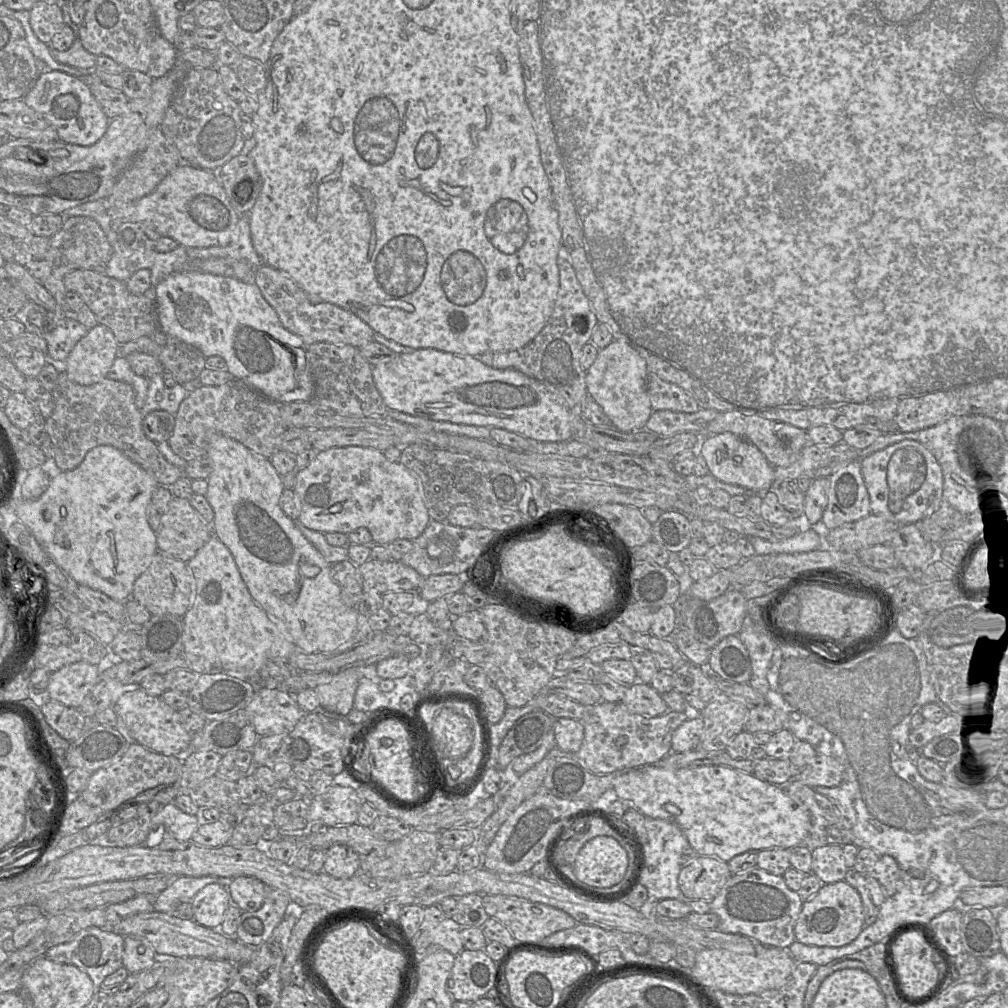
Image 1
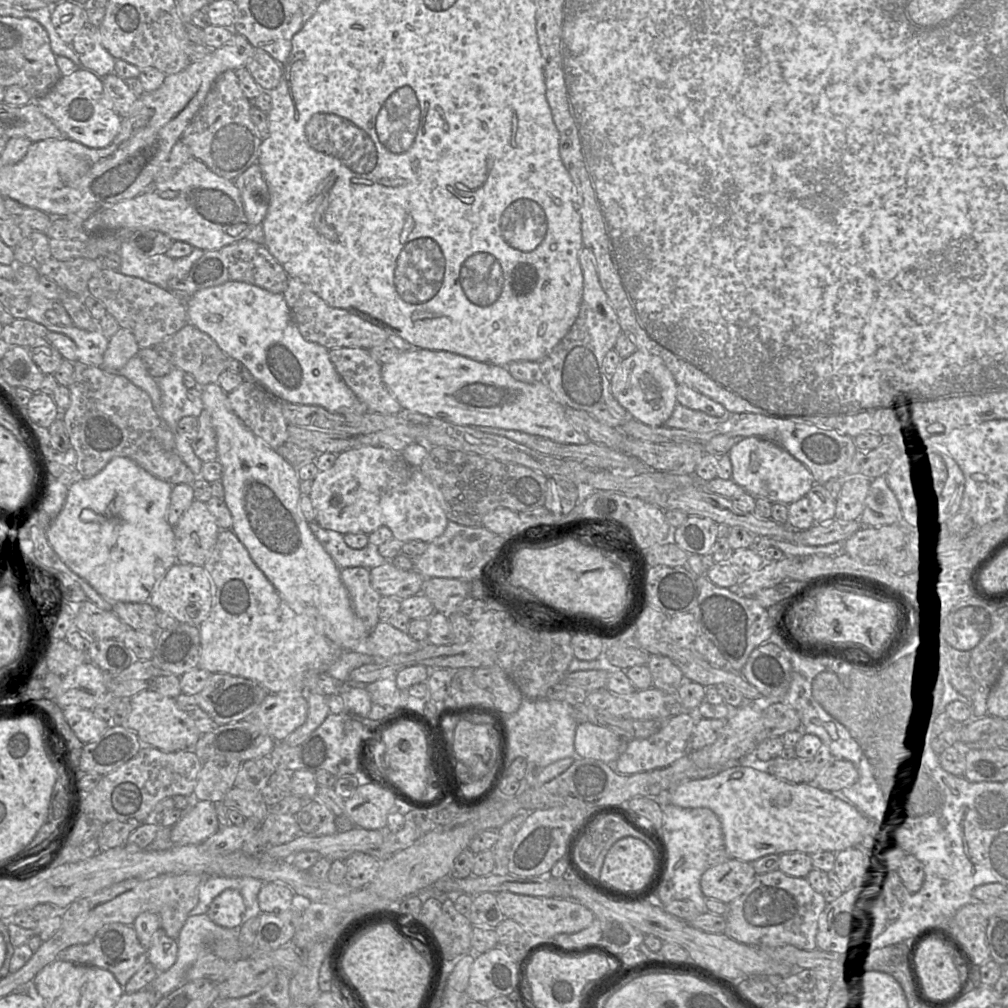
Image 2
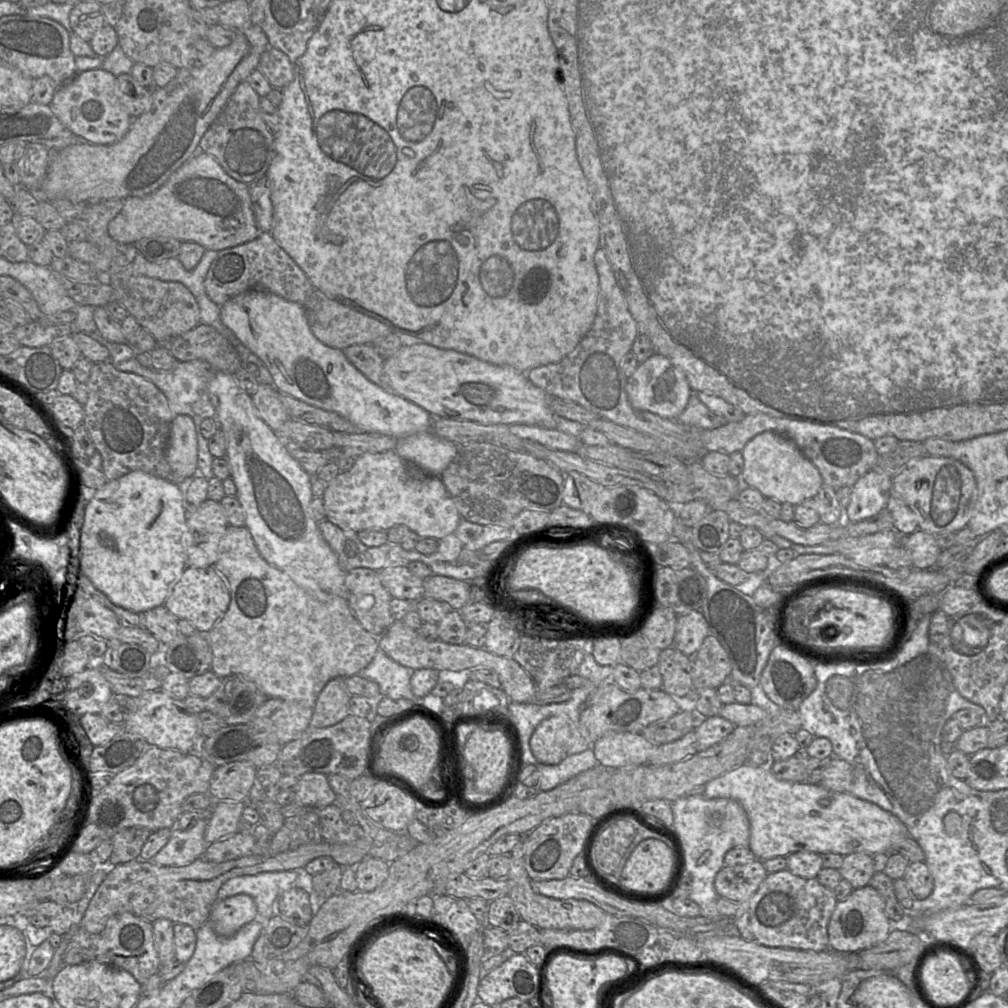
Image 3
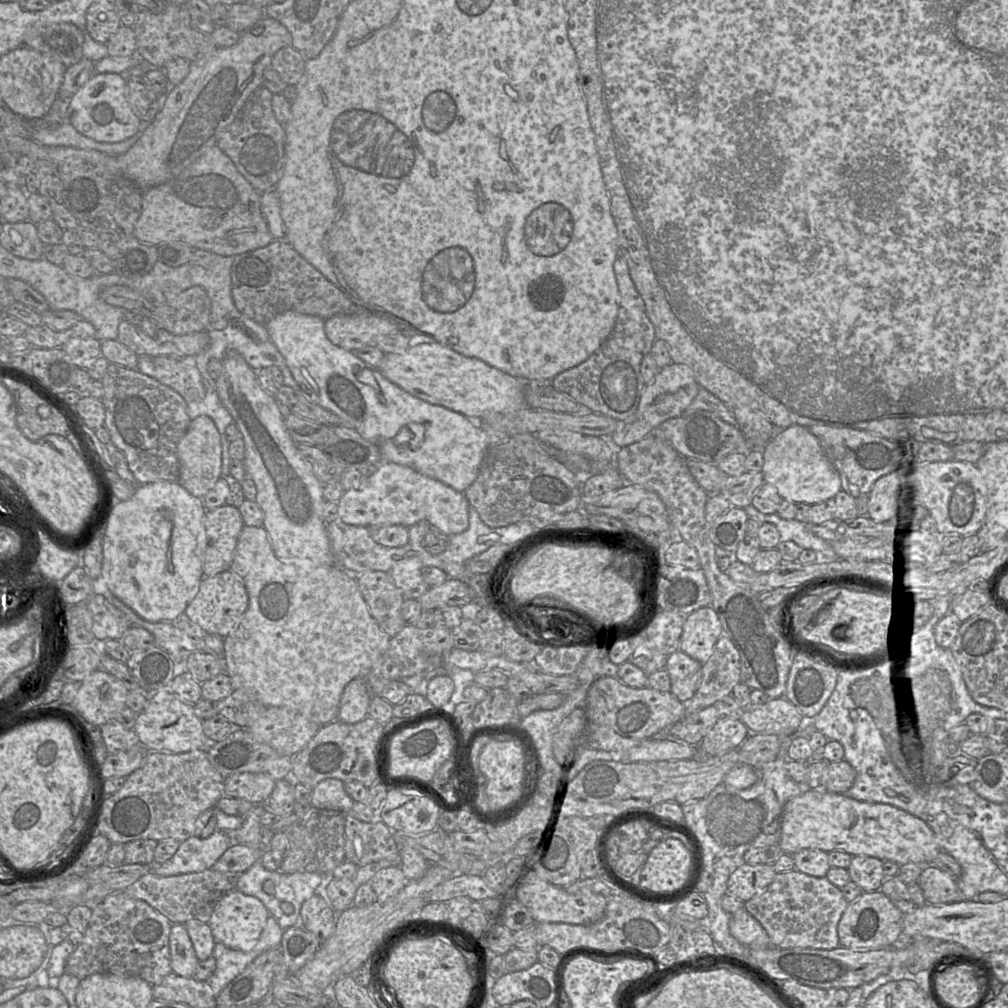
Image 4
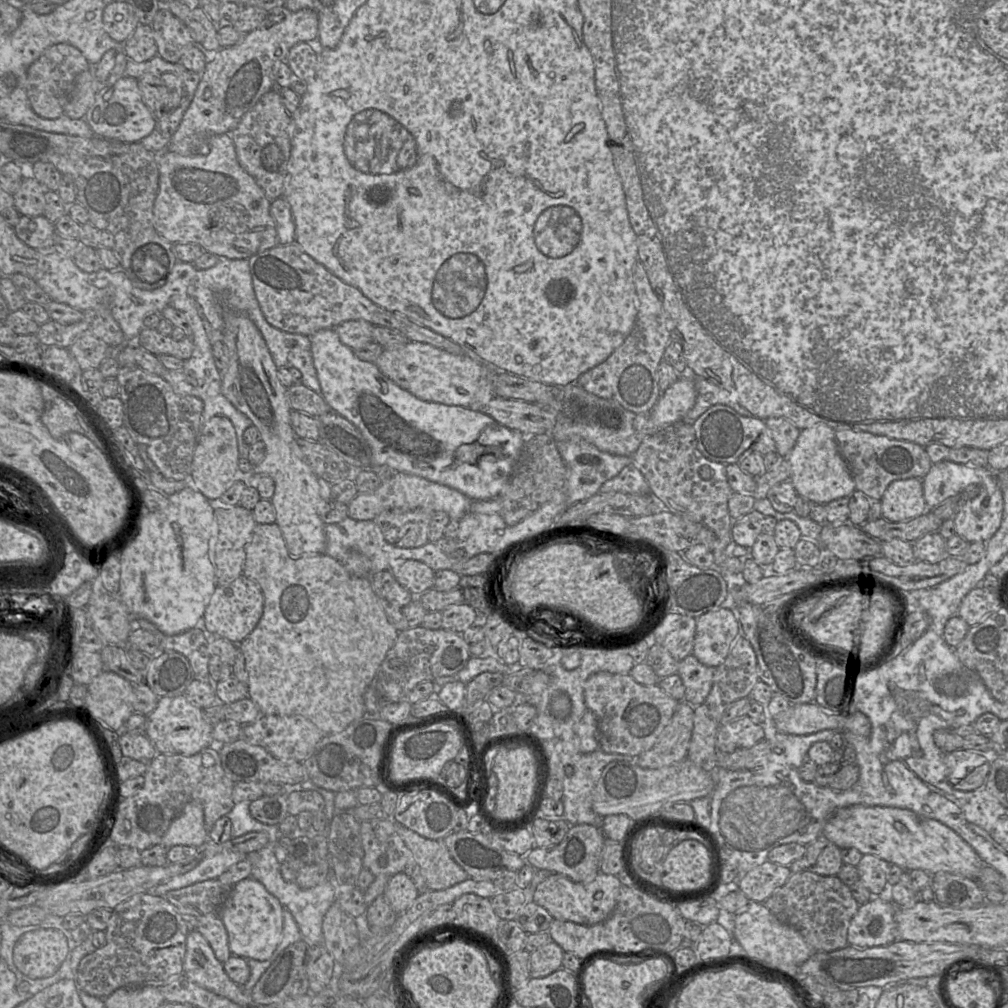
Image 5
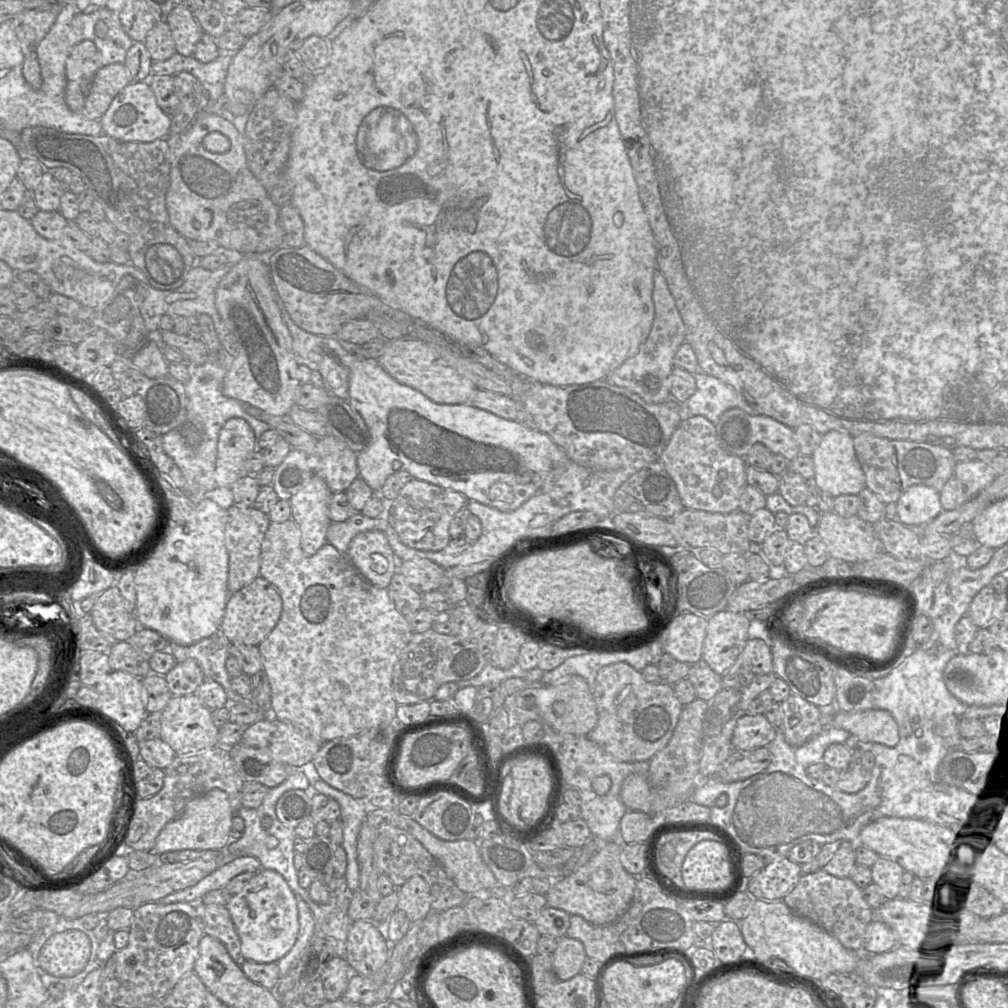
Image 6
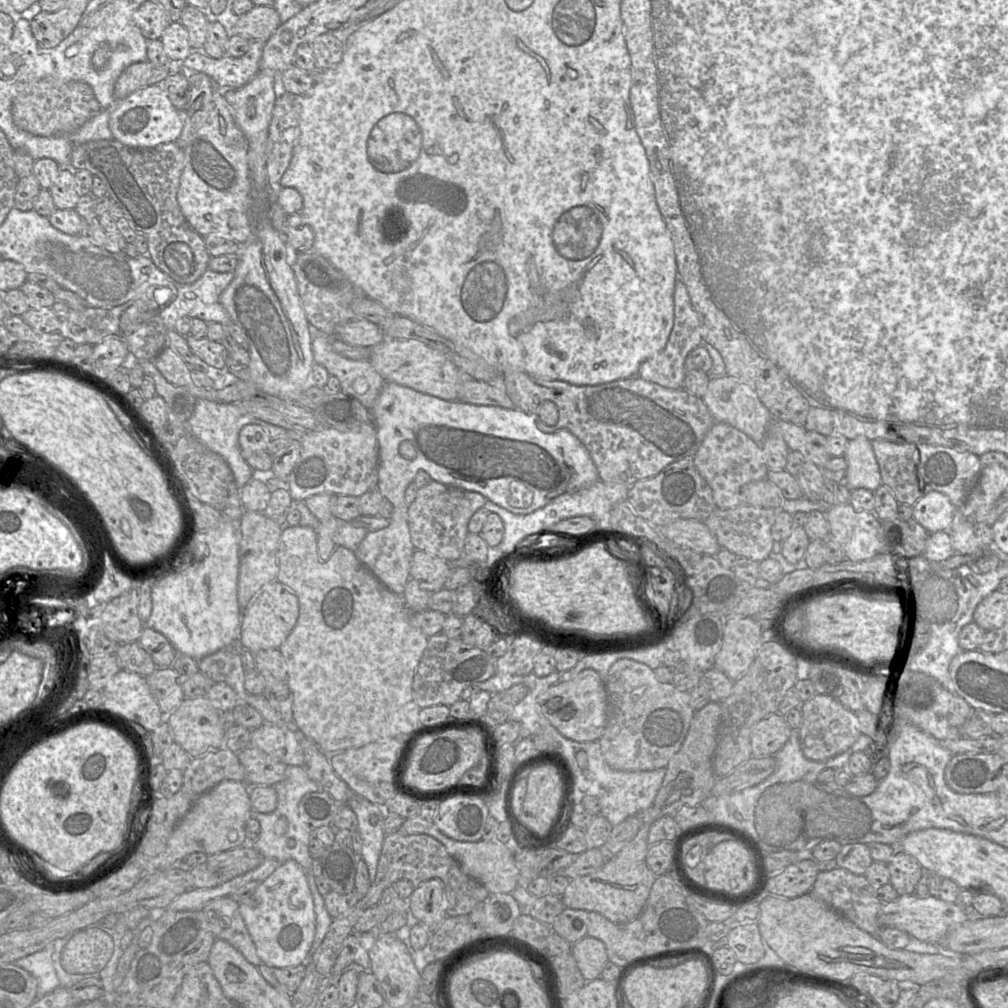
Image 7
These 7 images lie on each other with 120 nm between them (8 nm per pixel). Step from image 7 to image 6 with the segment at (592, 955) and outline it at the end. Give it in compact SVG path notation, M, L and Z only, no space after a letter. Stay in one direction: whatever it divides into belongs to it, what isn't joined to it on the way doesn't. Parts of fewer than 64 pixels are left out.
M563 936L552 953L553 970L558 980L568 980L581 973L587 959L584 945L579 940Z

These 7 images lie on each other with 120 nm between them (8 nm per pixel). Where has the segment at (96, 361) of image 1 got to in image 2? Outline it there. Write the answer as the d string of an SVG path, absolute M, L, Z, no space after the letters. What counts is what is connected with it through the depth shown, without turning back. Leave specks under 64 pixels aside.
M121 327L109 339L101 368L108 372L119 372L131 358L137 355L140 349L135 336Z

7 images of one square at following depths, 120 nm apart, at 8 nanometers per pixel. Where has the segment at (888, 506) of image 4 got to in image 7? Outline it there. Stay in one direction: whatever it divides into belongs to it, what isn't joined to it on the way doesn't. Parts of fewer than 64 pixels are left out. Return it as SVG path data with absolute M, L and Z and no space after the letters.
M929 492L913 505L913 519L929 533L948 531L954 521L956 507L940 492Z

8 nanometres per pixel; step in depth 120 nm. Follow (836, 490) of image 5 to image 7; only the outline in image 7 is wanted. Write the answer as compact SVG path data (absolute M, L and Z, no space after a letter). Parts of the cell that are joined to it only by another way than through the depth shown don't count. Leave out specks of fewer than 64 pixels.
M865 437L848 440L843 454L847 470L844 484L850 489L875 491L882 485L881 475L871 441Z

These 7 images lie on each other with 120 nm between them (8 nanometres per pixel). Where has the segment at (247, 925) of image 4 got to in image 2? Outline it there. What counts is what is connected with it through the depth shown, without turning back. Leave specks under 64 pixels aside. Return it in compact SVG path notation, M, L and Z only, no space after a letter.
M231 889L223 891L210 904L206 915L217 925L238 929L246 912L242 895Z

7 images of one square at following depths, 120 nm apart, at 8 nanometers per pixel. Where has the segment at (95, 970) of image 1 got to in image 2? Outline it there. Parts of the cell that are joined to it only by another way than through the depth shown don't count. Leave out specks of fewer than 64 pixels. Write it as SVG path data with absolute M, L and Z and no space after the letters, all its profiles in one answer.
M120 923L103 926L89 943L66 948L60 952L58 959L107 970L114 975L122 986L125 986L148 961L147 951L139 942L134 928Z

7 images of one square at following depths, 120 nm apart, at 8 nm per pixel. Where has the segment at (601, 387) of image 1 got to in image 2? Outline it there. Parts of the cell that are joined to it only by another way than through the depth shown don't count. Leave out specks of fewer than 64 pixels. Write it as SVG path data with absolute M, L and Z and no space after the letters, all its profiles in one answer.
M640 349L621 360L616 371L610 376L610 385L618 403L634 420L648 426L664 425L678 404L678 383L672 373L659 357Z

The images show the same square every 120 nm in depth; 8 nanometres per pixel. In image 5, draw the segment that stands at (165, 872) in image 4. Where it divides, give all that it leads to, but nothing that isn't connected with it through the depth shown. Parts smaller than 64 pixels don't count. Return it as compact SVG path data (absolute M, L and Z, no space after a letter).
M222 850L212 857L204 857L191 871L178 875L167 883L154 888L147 894L164 897L169 891L184 888L195 883L218 879L232 865L242 861L246 855L233 850Z

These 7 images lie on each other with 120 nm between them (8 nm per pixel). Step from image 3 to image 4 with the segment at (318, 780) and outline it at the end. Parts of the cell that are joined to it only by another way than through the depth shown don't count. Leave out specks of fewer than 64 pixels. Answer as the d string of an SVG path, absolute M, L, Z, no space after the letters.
M325 779L312 788L310 804L316 810L350 812L354 800L347 794L344 782Z

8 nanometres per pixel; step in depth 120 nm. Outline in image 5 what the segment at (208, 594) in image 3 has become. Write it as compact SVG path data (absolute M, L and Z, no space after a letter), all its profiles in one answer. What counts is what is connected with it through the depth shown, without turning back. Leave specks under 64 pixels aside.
M241 575L231 583L217 586L205 609L202 626L212 634L240 644L257 626L264 608L264 597L257 583Z

